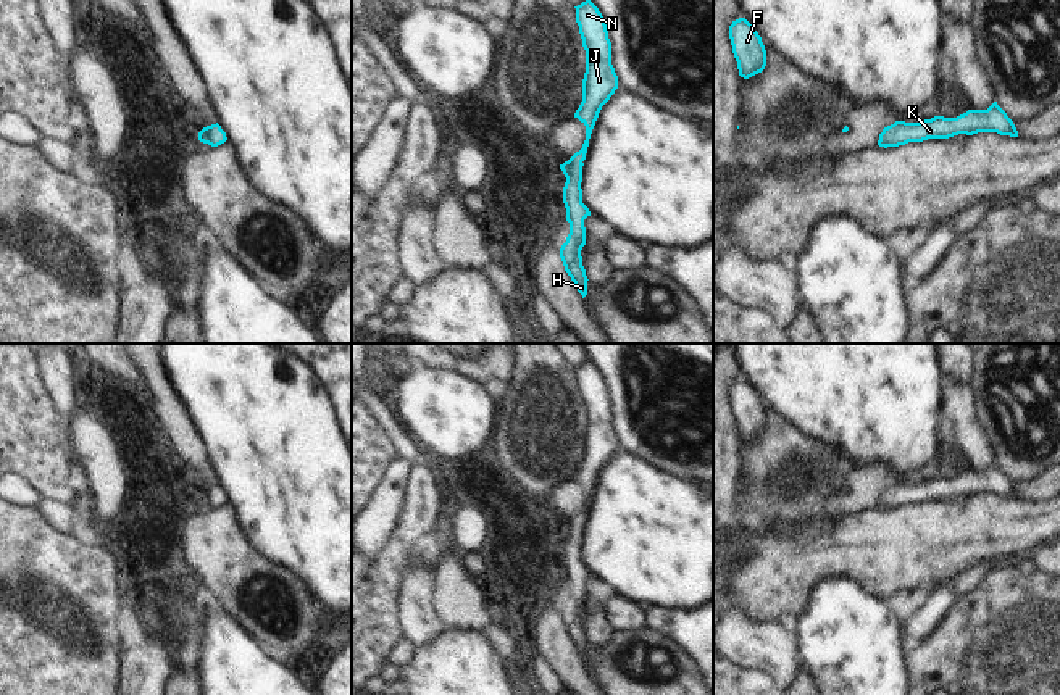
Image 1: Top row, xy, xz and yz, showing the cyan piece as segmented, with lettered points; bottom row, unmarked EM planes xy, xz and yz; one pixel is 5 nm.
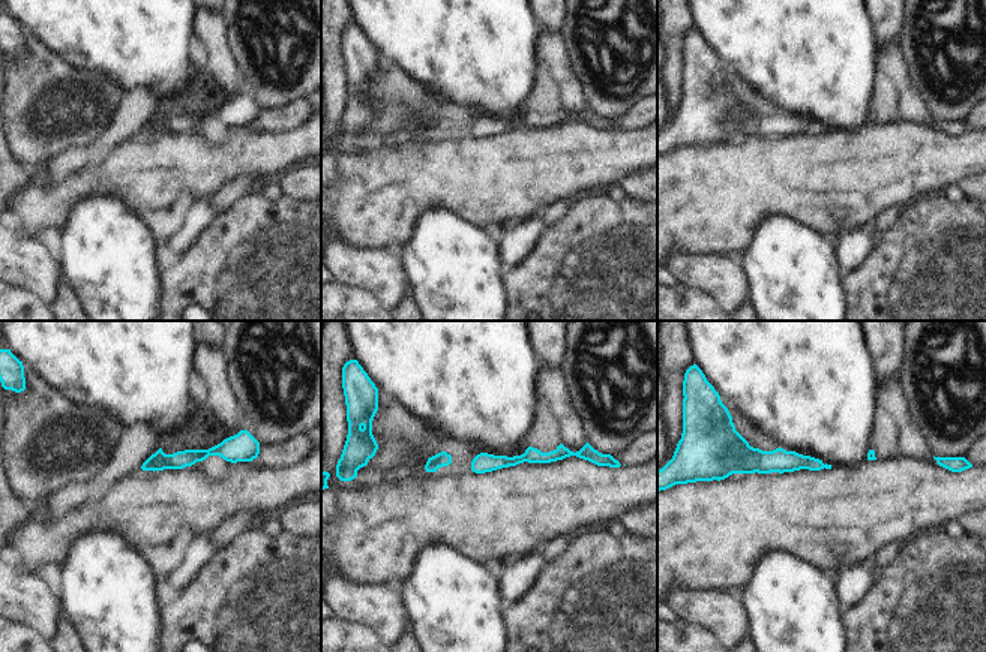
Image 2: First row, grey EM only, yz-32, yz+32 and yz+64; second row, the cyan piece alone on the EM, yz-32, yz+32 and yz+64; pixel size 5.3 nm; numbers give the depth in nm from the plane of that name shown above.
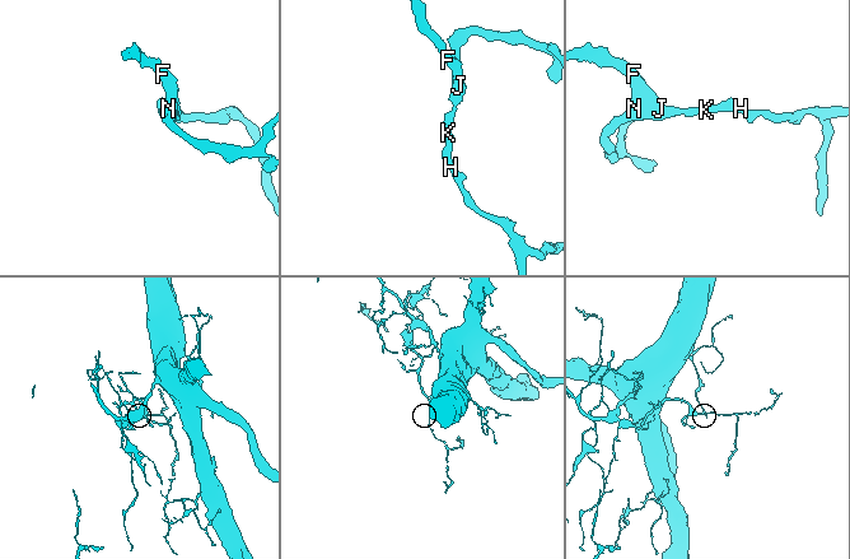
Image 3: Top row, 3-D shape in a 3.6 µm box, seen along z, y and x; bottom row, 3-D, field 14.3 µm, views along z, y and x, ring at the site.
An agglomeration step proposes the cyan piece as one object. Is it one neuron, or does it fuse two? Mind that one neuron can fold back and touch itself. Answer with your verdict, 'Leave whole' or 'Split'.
Leave whole

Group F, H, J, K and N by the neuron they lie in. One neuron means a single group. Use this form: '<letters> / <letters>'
F H J K N

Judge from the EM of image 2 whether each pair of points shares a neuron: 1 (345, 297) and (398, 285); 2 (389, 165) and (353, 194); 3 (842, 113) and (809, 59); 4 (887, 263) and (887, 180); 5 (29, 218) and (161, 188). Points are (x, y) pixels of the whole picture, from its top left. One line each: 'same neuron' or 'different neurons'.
1: different neurons
2: same neuron
3: same neuron
4: different neurons
5: same neuron

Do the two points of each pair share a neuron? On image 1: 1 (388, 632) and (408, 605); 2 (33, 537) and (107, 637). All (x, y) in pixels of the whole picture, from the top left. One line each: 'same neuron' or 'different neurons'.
1: different neurons
2: same neuron

